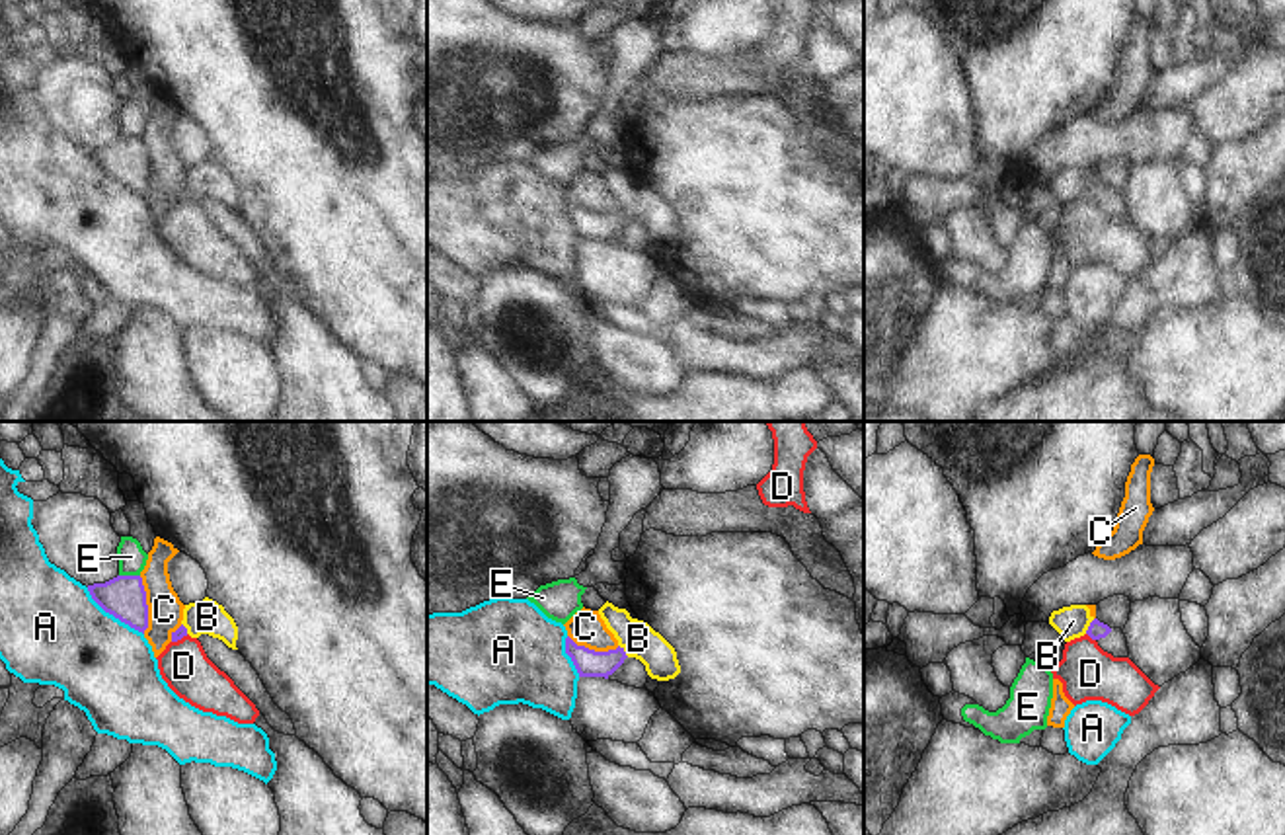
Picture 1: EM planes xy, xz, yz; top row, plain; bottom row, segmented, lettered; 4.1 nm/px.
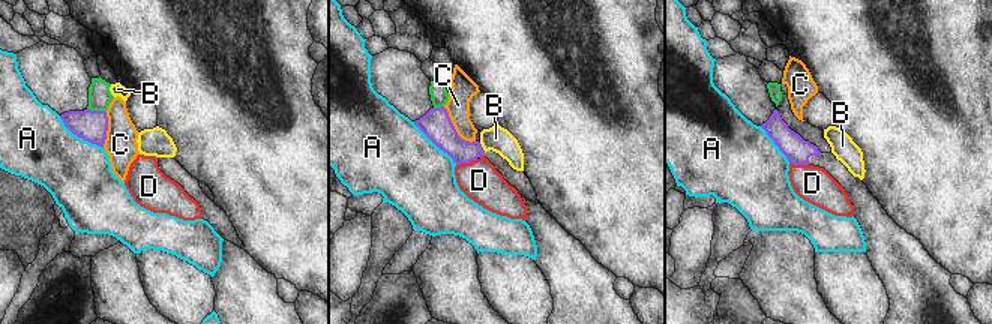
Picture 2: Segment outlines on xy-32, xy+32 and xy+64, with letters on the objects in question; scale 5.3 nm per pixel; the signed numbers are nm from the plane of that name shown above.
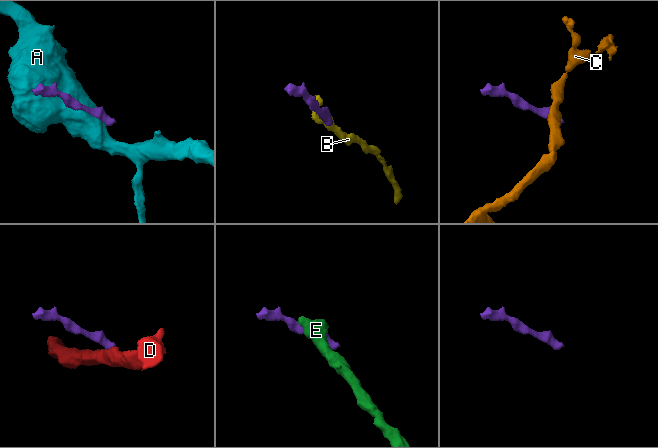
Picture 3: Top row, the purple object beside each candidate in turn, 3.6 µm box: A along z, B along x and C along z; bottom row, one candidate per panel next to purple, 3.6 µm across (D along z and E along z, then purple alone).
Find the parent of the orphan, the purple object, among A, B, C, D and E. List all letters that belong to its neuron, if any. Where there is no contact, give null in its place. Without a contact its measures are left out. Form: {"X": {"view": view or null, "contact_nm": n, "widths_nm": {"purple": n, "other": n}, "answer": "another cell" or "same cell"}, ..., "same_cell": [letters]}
{"A": {"view": "xy", "contact_nm": 300, "widths_nm": {"purple": 170, "other": 420}, "answer": "another cell"}, "B": {"view": "yz", "contact_nm": 80, "widths_nm": {"purple": 70, "other": 130}, "answer": "another cell"}, "C": {"view": "xy", "contact_nm": 240, "widths_nm": {"purple": 170, "other": 140}, "answer": "another cell"}, "D": {"view": "yz", "contact_nm": 50, "widths_nm": {"purple": 70, "other": 220}, "answer": "another cell"}, "E": {"view": "xy", "contact_nm": 90, "widths_nm": {"purple": 170, "other": 120}, "answer": "another cell"}, "same_cell": []}

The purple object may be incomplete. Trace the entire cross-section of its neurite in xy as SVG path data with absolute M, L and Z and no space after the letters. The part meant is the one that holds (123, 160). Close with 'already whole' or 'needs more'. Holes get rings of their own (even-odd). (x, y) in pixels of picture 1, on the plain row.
M117 139L105 146L88 148L88 154L105 176L144 197L148 168L140 139Z | already whole

